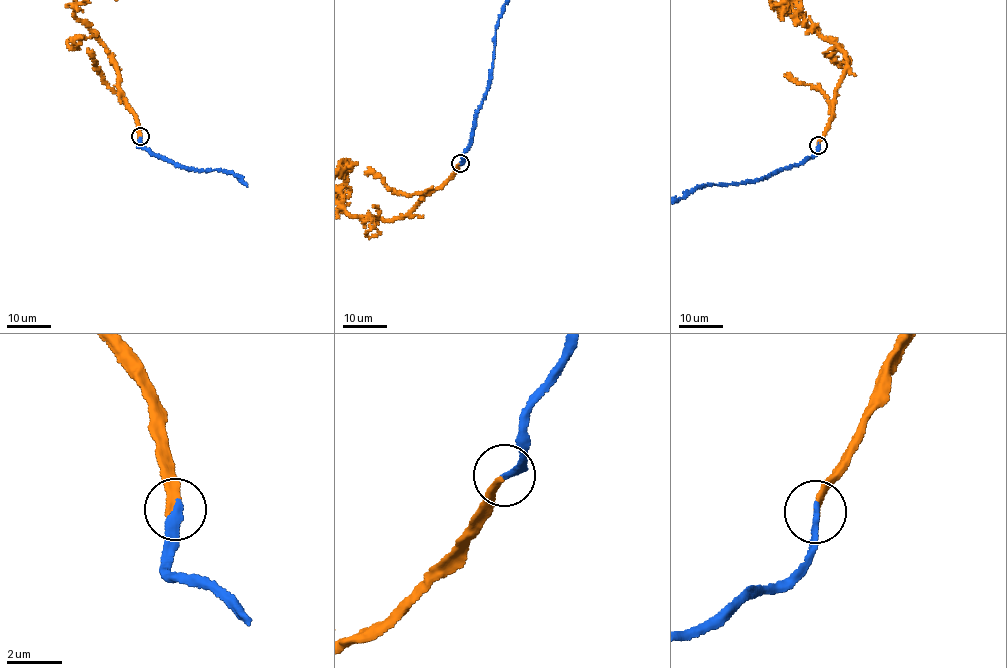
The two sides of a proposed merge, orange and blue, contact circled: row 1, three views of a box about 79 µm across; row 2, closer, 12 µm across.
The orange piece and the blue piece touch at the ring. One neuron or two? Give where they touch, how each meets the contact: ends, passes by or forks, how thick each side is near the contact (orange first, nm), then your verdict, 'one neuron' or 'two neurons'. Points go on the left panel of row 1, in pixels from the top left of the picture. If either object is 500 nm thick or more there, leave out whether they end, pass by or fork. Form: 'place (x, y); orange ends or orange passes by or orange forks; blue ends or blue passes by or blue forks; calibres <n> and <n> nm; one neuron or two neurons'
place (140, 136); orange ends; blue ends; calibres 280 and 280 nm; one neuron

